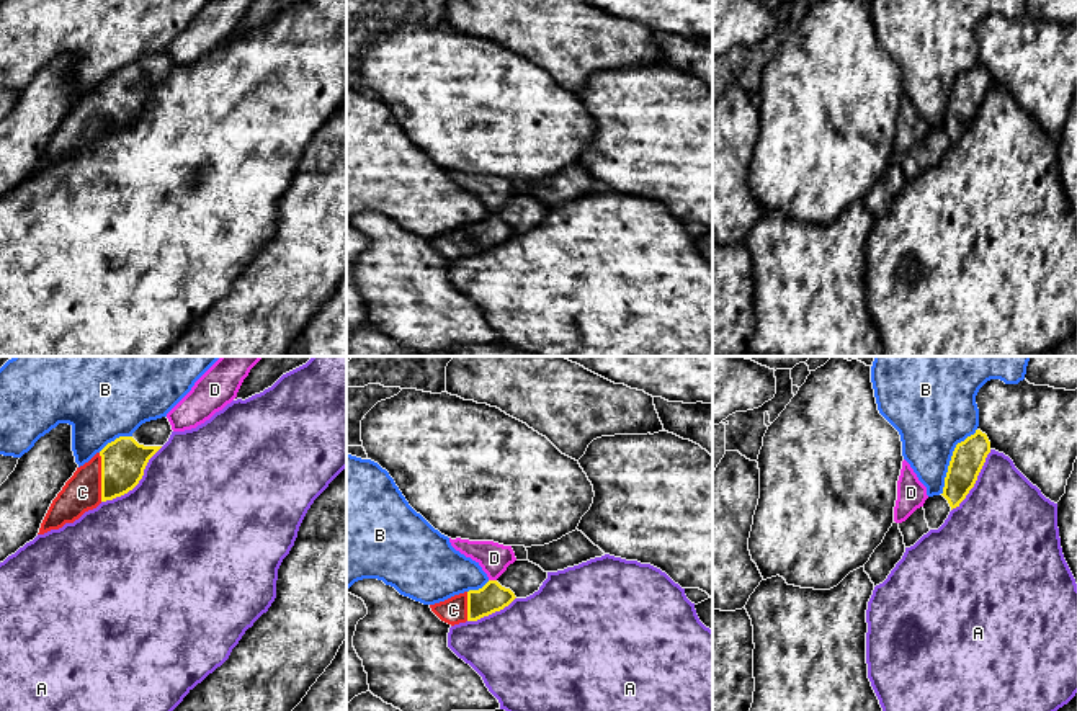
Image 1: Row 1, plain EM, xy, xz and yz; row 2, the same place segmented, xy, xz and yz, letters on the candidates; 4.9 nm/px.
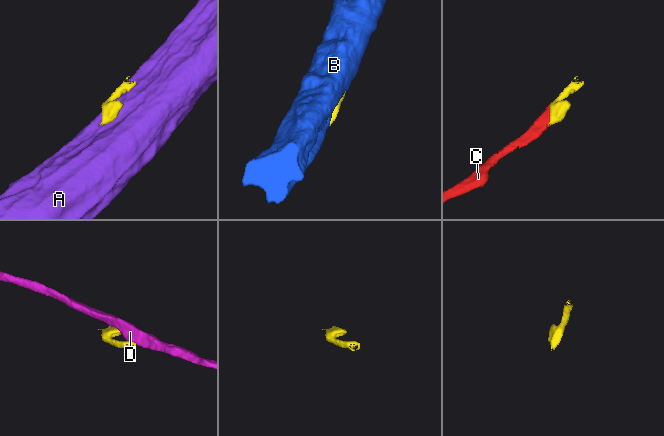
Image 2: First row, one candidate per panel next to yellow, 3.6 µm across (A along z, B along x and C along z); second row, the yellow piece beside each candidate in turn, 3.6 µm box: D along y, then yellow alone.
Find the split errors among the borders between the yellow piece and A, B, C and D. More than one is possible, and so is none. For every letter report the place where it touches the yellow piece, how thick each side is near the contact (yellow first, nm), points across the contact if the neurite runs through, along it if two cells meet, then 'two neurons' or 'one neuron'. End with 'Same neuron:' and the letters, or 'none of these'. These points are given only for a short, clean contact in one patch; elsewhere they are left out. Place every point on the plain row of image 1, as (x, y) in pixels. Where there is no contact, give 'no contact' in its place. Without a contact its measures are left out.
A: meets yellow in xy at (138, 116); 220 nm thick on the yellow side, 500 nm on the other; two neurons
B: meets yellow in yz at (951, 93); 160 nm thick on the yellow side, 380 nm on the other; two neurons
C: meets yellow in xy at (102, 111); 220 nm thick on the yellow side, 190 nm on the other; one neuron
D: meets yellow in xz at (492, 214); 150 nm thick on the yellow side, 150 nm on the other; two neurons
Same neuron: C

